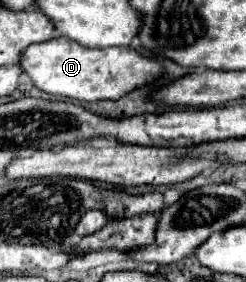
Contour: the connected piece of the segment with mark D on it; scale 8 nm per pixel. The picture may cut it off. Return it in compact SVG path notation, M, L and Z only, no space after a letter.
M64 36L28 46L22 52L22 68L40 90L84 102L118 100L136 88L152 84L164 74L164 68L154 58L142 56L130 46L82 48Z

